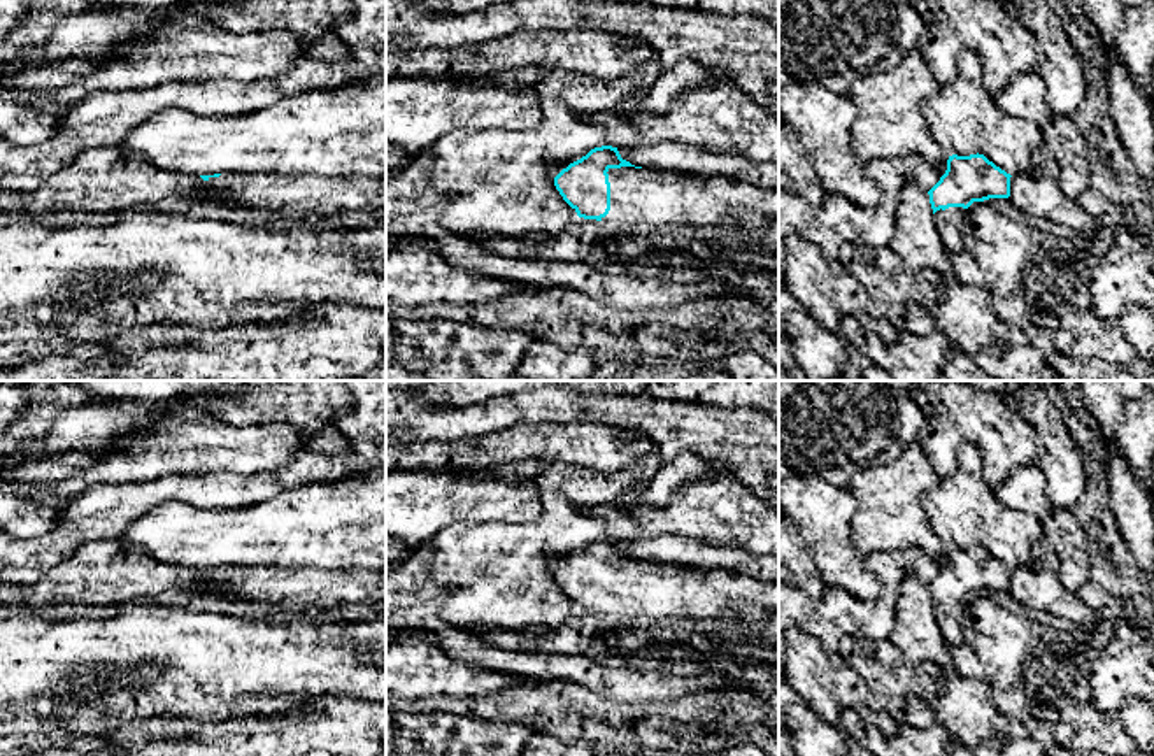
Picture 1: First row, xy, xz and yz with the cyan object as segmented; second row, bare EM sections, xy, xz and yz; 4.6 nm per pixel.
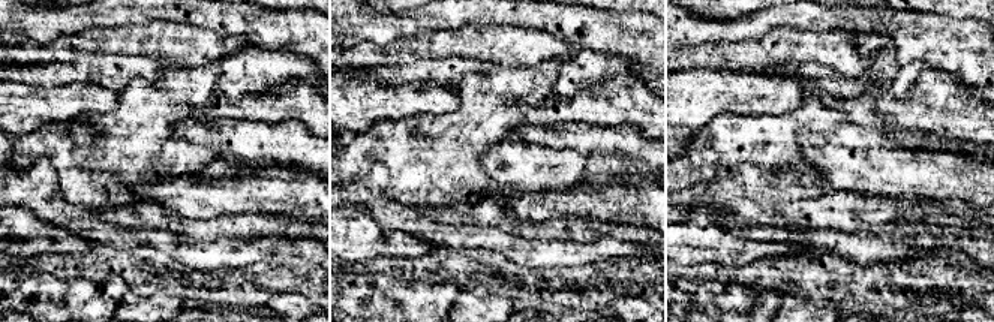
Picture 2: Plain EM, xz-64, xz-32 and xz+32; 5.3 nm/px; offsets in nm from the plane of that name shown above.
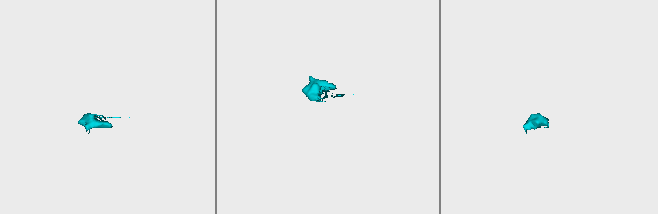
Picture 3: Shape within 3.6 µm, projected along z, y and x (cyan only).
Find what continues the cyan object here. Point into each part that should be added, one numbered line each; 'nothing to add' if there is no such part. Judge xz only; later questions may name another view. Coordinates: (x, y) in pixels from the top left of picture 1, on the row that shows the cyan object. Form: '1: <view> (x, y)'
1: xz (639, 199)

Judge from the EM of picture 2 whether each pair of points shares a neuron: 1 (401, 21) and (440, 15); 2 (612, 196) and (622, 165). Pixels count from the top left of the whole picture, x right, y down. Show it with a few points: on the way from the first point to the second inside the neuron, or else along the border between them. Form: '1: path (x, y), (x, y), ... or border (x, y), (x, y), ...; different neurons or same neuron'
1: path (410, 21), (431, 17); same neuron
2: border (649, 181), (612, 180), (604, 184), (583, 184); different neurons

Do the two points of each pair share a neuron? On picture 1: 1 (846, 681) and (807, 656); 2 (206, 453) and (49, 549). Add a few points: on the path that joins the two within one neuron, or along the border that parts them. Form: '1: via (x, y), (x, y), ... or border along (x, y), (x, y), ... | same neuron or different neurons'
1: via (837, 681), (830, 679), (816, 665) | same neuron
2: border along (216, 472), (163, 474), (134, 483) | different neurons

